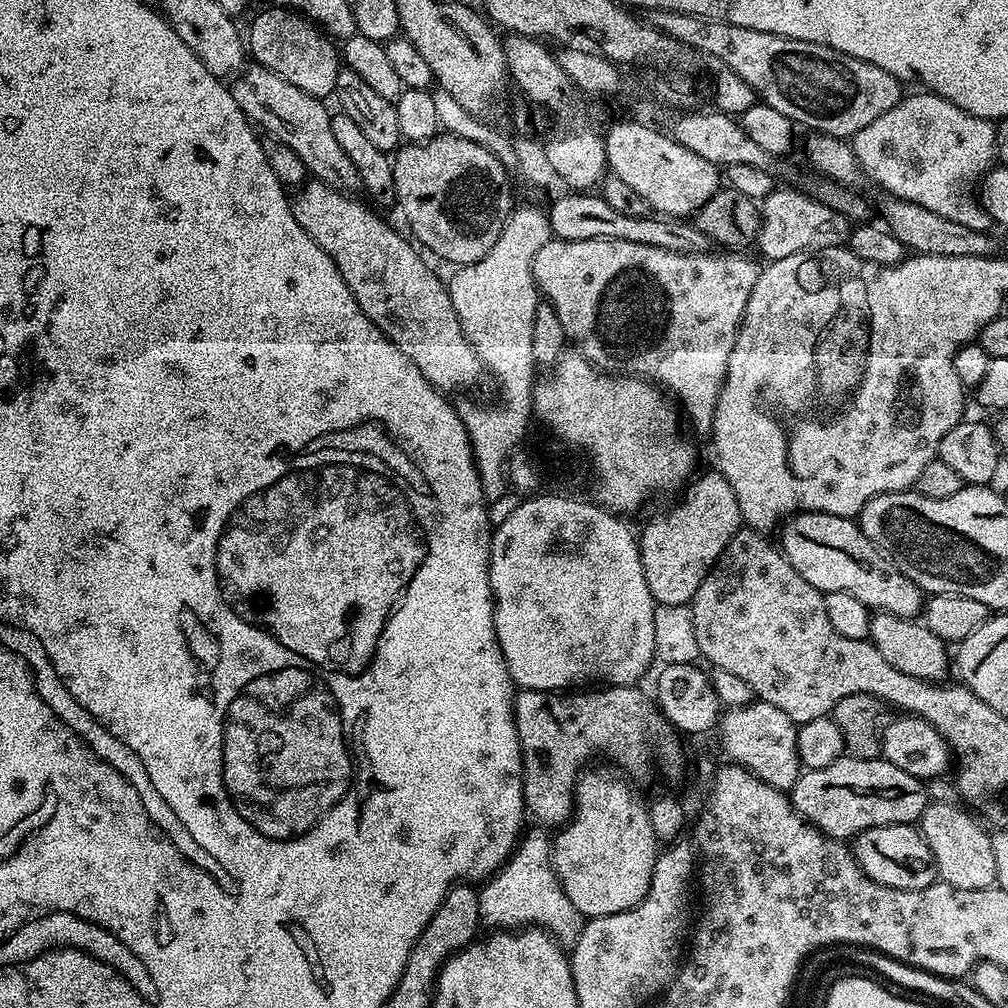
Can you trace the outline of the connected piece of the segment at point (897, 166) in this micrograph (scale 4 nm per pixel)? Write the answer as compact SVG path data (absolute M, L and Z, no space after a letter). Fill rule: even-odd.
M920 90L917 96L905 95L893 108L886 110L882 118L874 118L870 126L862 126L862 130L851 137L850 143L861 173L869 176L884 194L934 210L934 214L950 218L950 222L962 222L962 226L970 230L982 232L989 227L988 212L973 192L977 181L997 163L996 126L993 121L978 118L933 92Z

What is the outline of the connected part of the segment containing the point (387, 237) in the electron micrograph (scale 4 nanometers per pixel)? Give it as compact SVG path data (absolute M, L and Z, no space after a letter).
M312 178L291 197L290 203L302 230L306 230L338 266L366 318L422 370L426 379L445 394L474 387L486 369L463 334L449 285L436 277L434 269L428 268L427 262L416 253L417 245L407 235L399 236L361 200Z

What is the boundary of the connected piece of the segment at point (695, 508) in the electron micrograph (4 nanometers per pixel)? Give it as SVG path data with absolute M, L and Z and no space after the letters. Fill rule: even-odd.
M718 470L711 471L705 476L697 475L683 489L684 497L669 512L660 512L657 516L650 517L645 522L644 529L639 529L638 543L646 574L646 586L650 586L650 594L657 604L691 605L698 586L702 586L706 574L715 566L722 550L726 550L730 538L734 538L734 534L742 527L738 498L734 498L734 490L730 490L730 482L726 482L726 478Z

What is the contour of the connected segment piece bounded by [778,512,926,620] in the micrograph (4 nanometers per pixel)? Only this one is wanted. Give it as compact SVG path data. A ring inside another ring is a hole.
M797 512L783 521L779 532L778 544L784 557L819 592L854 594L858 602L876 612L898 614L907 620L921 615L926 603L925 593L898 570L896 563L884 555L879 546L866 538L855 519L825 512Z

